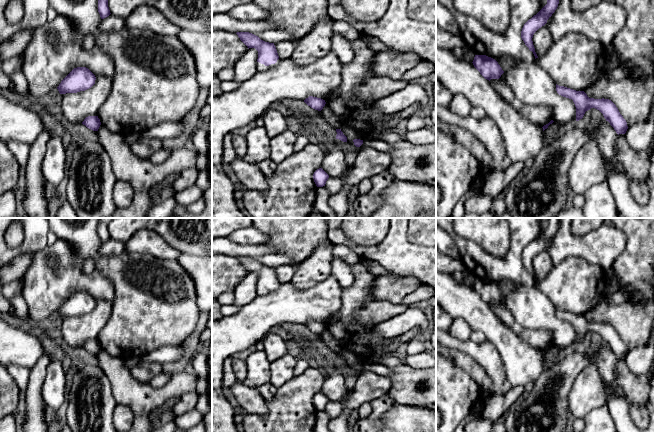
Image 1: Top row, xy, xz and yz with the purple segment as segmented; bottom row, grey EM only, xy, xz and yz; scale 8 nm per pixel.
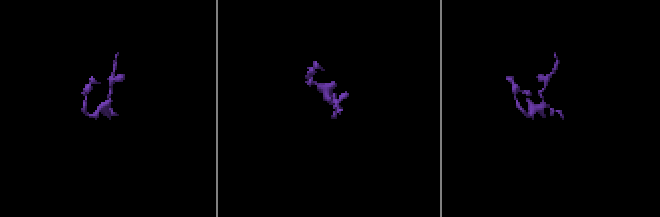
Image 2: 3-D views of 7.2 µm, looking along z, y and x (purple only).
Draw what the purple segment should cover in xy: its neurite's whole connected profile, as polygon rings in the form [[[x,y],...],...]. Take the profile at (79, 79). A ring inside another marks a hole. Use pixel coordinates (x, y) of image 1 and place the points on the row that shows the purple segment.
[[[86,67],[74,68],[57,87],[60,94],[77,93],[95,84],[95,75]]]

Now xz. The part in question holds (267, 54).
[[[237,32],[236,34],[248,49],[255,48],[258,51],[258,72],[267,71],[278,64],[280,59],[274,43],[265,42],[249,32]]]

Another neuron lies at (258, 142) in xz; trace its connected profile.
[[[264,126],[253,128],[245,137],[247,140],[247,151],[242,158],[244,161],[257,164],[270,158],[271,138],[268,136]]]

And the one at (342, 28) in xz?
[[[336,21],[332,26],[333,34],[341,35],[344,38],[353,41],[360,38],[361,33],[354,29],[348,22]]]

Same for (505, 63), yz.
[[[508,57],[499,58],[496,61],[498,62],[503,71],[517,65],[517,62],[515,60]]]

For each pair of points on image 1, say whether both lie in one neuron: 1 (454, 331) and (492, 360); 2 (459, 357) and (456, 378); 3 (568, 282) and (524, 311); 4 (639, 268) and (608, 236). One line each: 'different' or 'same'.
1: different
2: different
3: different
4: different

